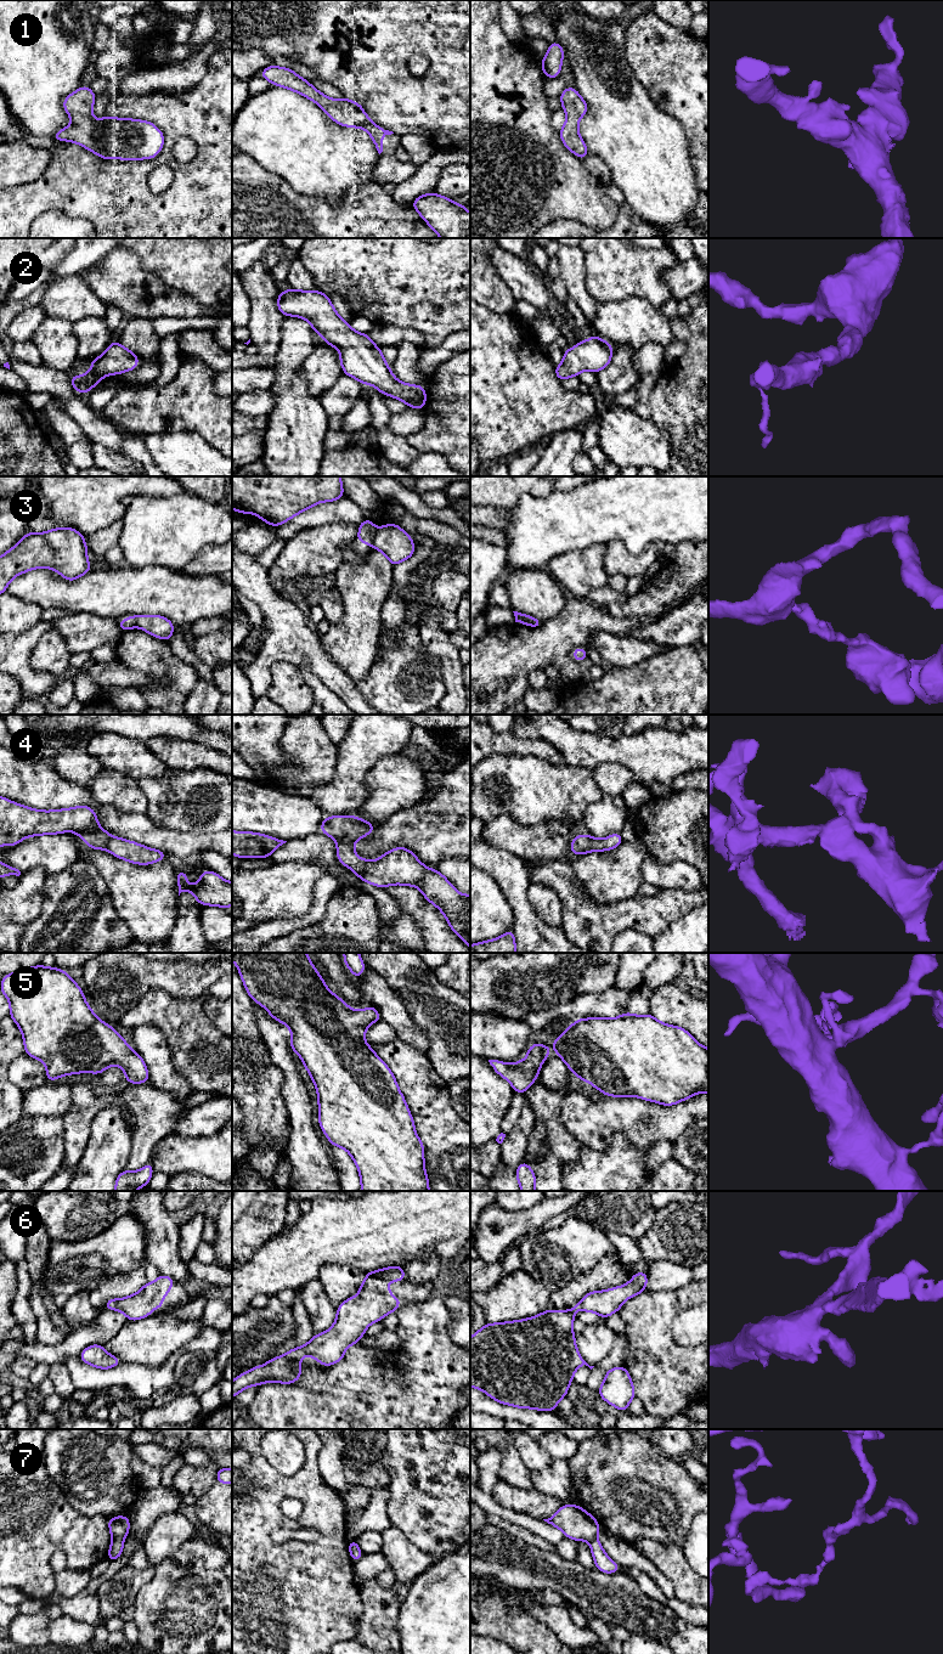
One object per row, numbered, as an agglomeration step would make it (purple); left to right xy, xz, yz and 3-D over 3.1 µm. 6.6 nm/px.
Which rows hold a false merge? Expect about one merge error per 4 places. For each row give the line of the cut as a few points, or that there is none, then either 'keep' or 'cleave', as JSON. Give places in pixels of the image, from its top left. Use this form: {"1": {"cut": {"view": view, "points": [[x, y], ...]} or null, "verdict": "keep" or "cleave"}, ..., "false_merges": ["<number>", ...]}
{"1": {"cut": null, "verdict": "keep"}, "2": {"cut": null, "verdict": "keep"}, "3": {"cut": {"view": "xz", "points": [[377, 530], [372, 545]]}, "verdict": "cleave"}, "4": {"cut": null, "verdict": "keep"}, "5": {"cut": null, "verdict": "keep"}, "6": {"cut": null, "verdict": "keep"}, "7": {"cut": null, "verdict": "keep"}, "false_merges": ["3"]}

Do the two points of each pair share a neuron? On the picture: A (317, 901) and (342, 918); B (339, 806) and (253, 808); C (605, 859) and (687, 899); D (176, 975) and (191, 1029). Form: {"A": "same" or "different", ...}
{"A": "different", "B": "different", "C": "different", "D": "different"}

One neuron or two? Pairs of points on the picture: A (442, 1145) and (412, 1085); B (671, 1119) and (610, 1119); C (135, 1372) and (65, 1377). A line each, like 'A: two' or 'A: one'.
A: one
B: one
C: two

